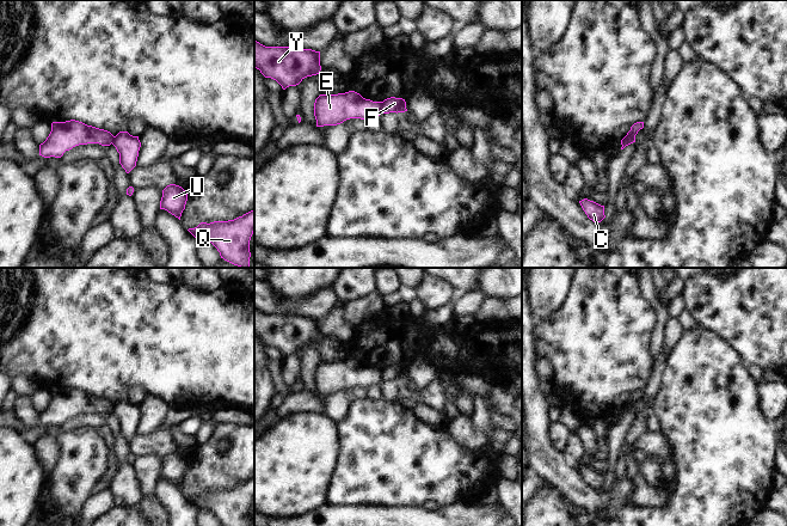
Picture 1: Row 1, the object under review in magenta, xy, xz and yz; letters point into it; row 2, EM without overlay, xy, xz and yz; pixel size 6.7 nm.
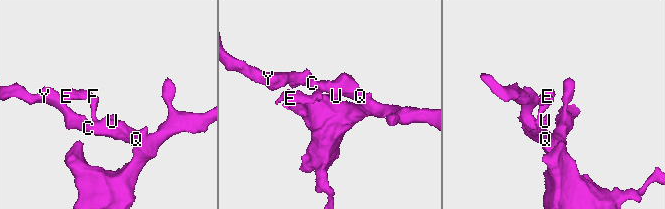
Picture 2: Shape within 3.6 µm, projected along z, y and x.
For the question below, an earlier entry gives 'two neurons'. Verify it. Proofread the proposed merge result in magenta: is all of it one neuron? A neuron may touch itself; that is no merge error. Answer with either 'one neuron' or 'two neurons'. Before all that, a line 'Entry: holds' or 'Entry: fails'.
Entry: holds
two neurons

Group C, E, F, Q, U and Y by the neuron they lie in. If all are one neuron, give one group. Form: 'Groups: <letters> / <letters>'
Groups: C F Q U Y / E

